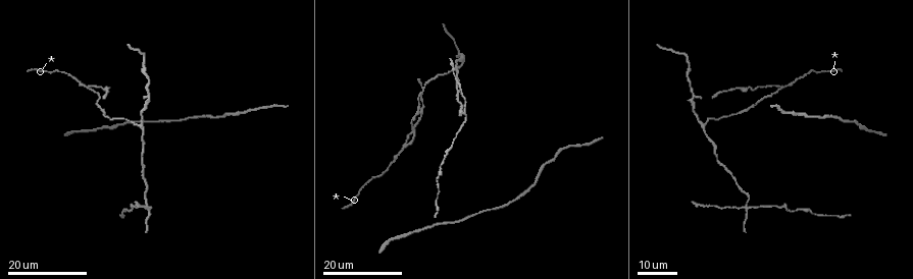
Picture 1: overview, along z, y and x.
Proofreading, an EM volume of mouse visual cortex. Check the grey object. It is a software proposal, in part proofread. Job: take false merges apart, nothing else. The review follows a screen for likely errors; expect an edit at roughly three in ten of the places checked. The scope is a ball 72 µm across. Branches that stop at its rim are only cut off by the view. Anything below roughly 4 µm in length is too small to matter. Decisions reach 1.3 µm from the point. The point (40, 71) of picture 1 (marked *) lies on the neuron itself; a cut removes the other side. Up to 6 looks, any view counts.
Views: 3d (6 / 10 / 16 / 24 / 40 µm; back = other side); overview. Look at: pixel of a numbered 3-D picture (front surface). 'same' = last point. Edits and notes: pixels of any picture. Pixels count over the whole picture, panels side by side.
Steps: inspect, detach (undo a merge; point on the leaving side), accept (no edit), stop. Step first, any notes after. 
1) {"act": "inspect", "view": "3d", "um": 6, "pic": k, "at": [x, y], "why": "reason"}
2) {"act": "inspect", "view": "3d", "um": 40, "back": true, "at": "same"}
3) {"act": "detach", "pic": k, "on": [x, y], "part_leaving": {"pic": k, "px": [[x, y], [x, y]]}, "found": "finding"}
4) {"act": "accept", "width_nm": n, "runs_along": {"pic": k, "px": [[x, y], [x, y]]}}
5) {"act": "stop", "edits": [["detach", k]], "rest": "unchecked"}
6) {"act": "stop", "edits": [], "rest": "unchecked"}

{"act": "inspect", "view": "3d", "um": 16, "pic": 1, "at": [404, 148], "why": "branch point"}

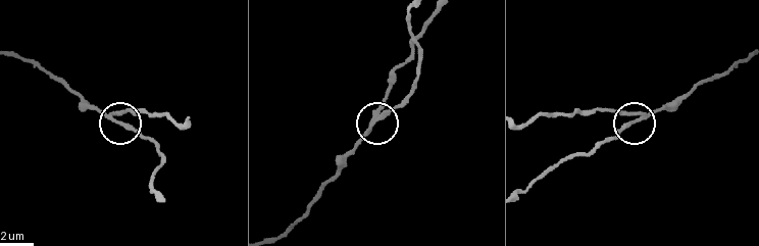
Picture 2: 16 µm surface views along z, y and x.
{"act": "inspect", "view": "3d", "um": 10, "pic": 2, "at": [114, 118]}

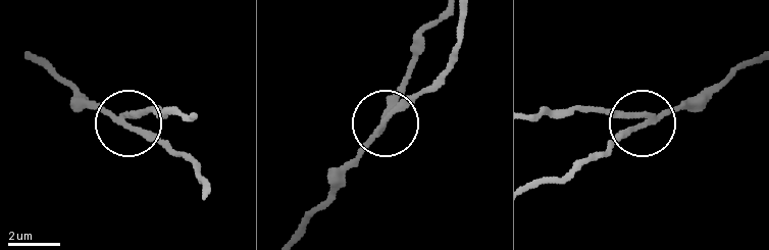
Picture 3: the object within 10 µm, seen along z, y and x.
{"act": "detach", "pic": 3, "on": [140, 114], "side_arm_um": 22, "arms": 3, "found": "two neurons meet here"}

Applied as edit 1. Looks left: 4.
{"act": "inspect", "view": "overview"}

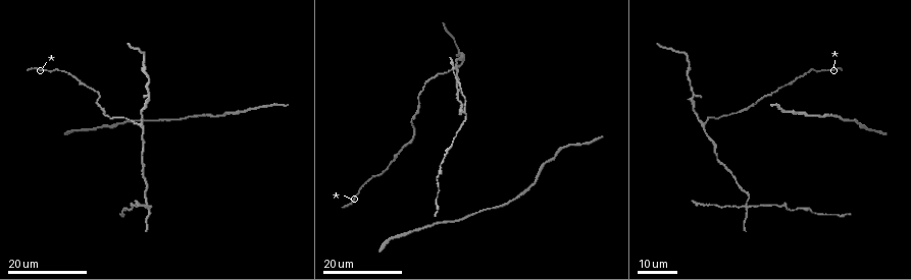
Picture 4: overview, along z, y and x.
{"act": "inspect", "view": "3d", "um": 24, "pic": 4, "at": [745, 206], "why": "looks like a crossing"}

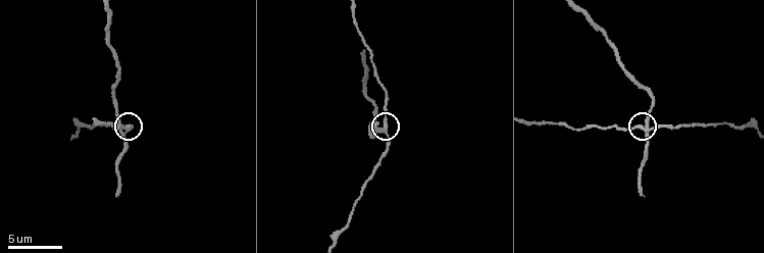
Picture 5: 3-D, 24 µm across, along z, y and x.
{"act": "inspect", "view": "3d", "um": 6, "pic": 5, "at": [648, 129], "why": "closer look"}

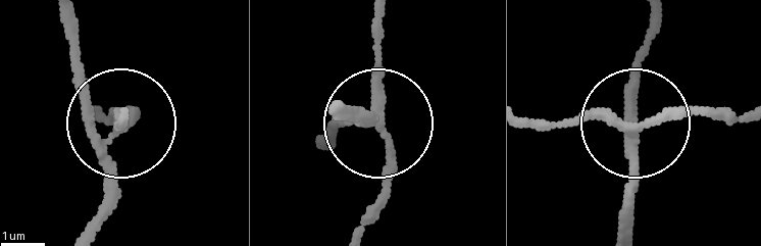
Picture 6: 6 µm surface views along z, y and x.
{"act": "detach", "pic": 6, "on": [138, 108], "part_leaving": {"pic": 6, "px": [[633, 144], [699, 110], [743, 110]]}, "found": "two neurons meet here"}

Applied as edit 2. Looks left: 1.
{"act": "stop", "edits": [["detach", 3], ["detach", 6]], "rest": "unchecked"}

